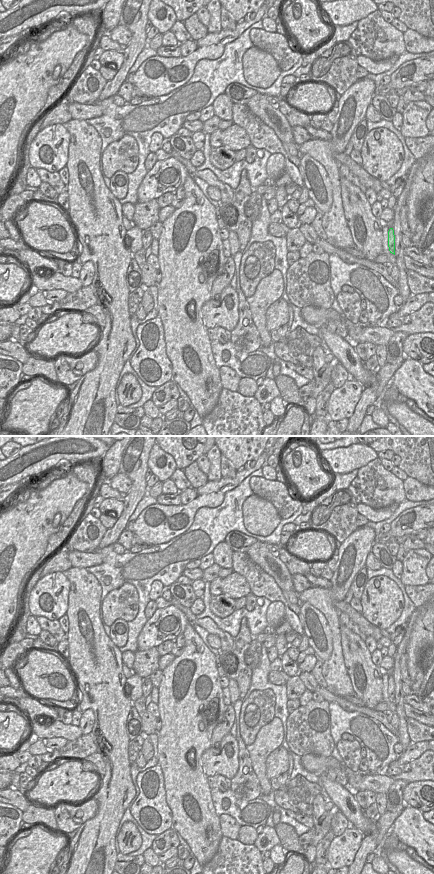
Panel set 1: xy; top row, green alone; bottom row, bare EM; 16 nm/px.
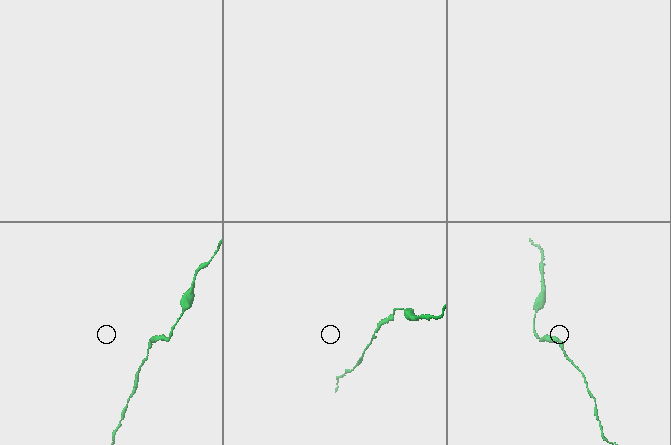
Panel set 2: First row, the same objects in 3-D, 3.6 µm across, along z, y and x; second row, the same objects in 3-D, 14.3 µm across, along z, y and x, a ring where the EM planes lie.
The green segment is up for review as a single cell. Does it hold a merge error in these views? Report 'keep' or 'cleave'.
keep

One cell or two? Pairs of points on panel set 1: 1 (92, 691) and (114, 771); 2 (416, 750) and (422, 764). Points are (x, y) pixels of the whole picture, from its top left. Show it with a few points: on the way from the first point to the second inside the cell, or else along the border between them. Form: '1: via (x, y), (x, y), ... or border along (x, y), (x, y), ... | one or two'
1: via (110, 711), (110, 738), (114, 751) | one
2: border along (423, 752), (409, 763) | two

